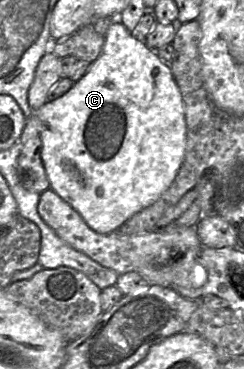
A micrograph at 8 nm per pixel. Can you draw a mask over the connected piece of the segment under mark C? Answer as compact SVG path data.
M114 20L109 26L105 34L101 54L91 63L85 75L78 82L74 83L64 96L52 102L45 103L41 108L33 111L33 113L39 118L42 124L41 159L50 189L78 212L85 223L97 233L107 234L118 230L134 214L157 201L174 181L184 160L187 144L184 102L171 72L170 65L162 62L155 50L149 48L143 39L131 33L119 20Z

